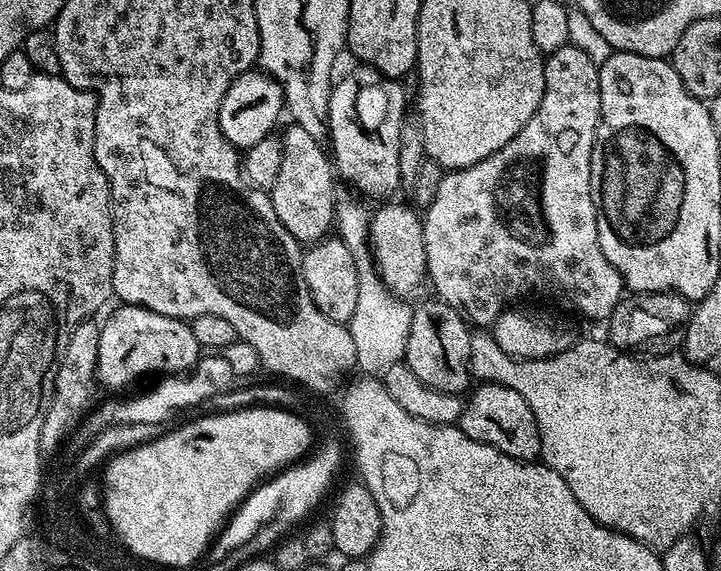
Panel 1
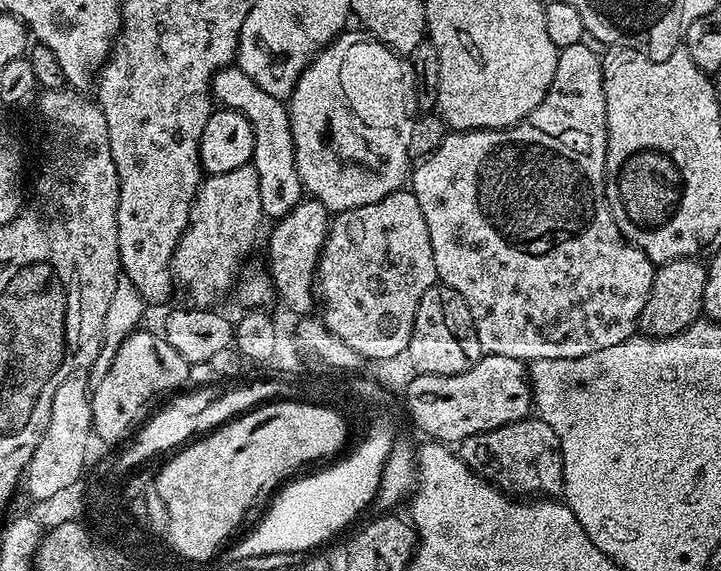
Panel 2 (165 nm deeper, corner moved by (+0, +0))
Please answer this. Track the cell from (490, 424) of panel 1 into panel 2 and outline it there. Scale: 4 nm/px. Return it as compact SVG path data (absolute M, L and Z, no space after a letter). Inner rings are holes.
M525 418L518 422L510 422L506 426L498 426L489 432L471 436L461 440L458 445L458 455L464 465L477 476L496 485L508 494L519 494L524 498L556 498L564 491L564 467L560 453L560 439L545 420Z

